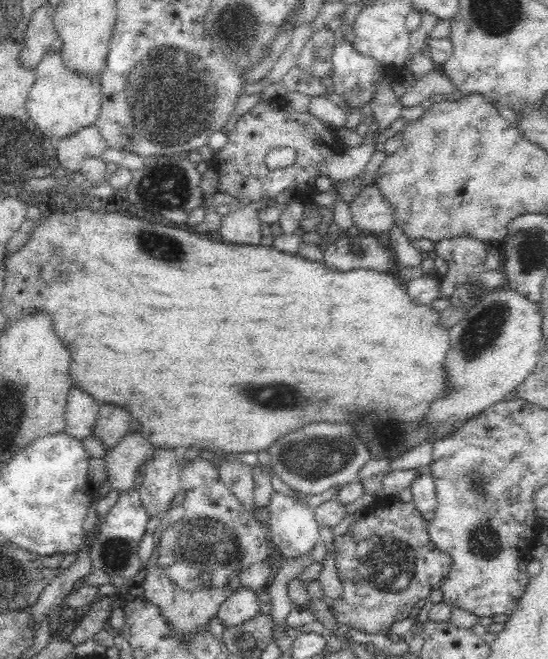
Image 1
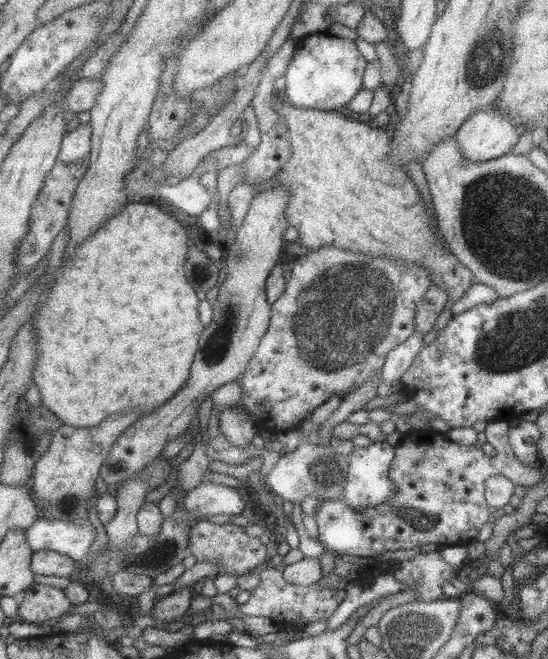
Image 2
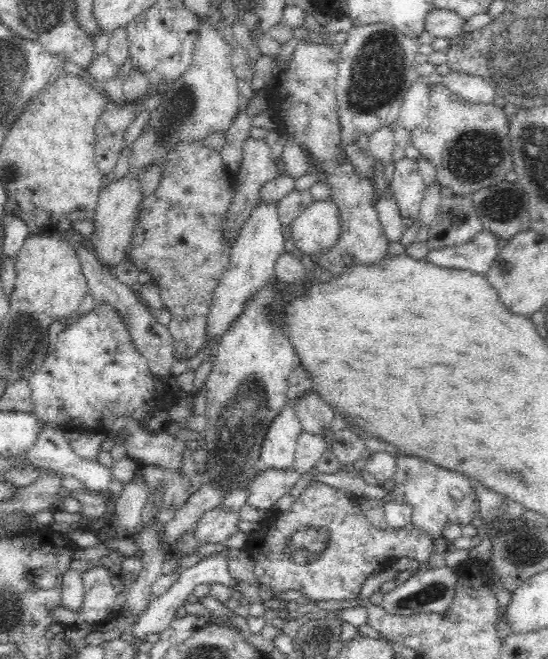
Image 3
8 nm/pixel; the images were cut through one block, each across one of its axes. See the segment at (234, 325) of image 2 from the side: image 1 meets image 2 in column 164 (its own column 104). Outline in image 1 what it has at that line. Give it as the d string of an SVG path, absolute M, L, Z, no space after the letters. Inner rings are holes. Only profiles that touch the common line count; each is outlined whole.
M102 402L93 436L100 439L108 449L116 447L117 443L130 432L132 422L130 412L112 402Z

